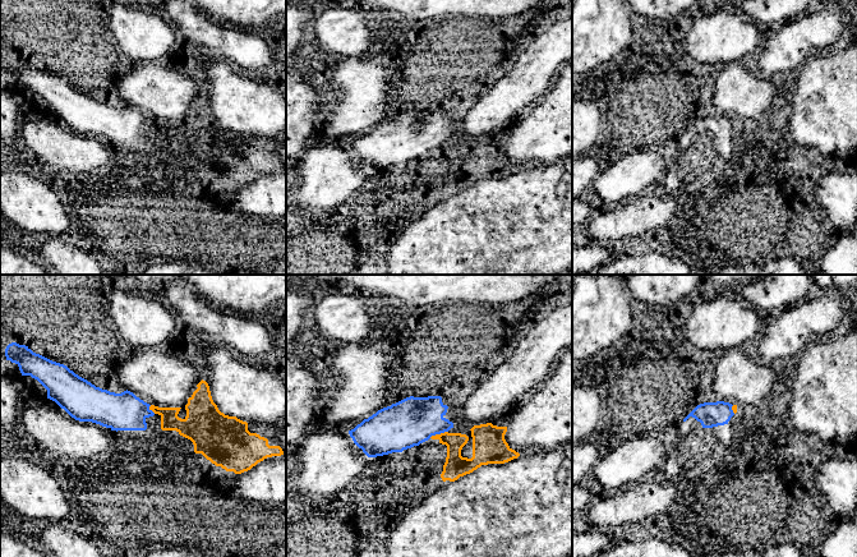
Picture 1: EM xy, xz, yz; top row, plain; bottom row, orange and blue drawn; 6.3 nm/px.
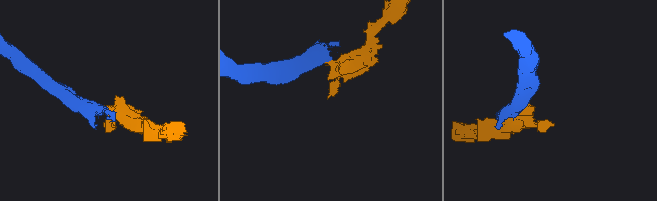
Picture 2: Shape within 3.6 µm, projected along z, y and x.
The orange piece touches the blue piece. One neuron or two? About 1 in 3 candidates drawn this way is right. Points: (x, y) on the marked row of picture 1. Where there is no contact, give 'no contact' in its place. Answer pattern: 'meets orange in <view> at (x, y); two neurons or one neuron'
meets orange in xz at (438, 434); one neuron

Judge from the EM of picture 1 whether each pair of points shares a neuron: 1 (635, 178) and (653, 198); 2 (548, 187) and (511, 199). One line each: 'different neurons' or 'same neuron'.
1: different neurons
2: same neuron

